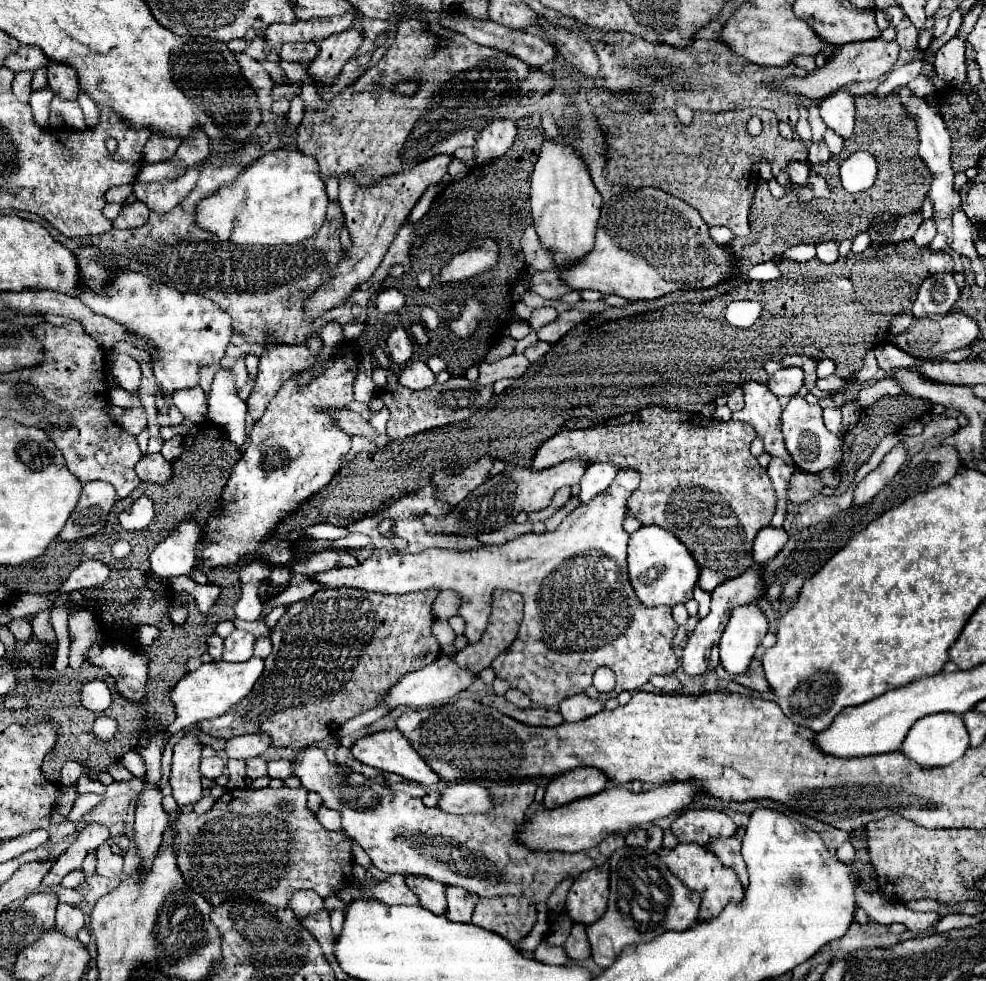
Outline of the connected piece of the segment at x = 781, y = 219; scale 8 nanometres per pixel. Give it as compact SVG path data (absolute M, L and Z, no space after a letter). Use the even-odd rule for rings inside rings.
M882 107L884 111L876 117L866 117L862 121L856 121L854 133L844 139L844 151L840 155L832 155L828 163L824 165L812 165L812 171L826 181L830 181L830 197L828 199L812 199L810 203L802 203L794 189L786 187L786 195L776 199L766 181L758 181L758 189L754 195L754 203L750 207L750 227L752 233L748 239L732 239L726 243L728 253L732 253L732 259L736 263L738 275L724 281L710 289L700 291L674 291L664 297L642 301L644 309L660 309L660 305L704 305L698 303L698 299L720 297L720 293L726 293L730 289L740 289L740 285L748 285L746 271L752 267L752 261L770 260L770 257L781 256L782 253L799 243L820 243L820 241L844 241L858 235L858 231L864 231L870 221L882 213L914 213L920 211L928 193L928 185L932 181L928 165L918 155L918 139L914 131L914 121L906 113L888 113L888 107ZM856 151L868 151L876 157L878 163L878 177L876 183L866 193L848 193L840 185L838 177L838 165L848 155Z

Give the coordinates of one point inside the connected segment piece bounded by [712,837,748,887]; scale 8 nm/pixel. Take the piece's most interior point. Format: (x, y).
(729, 851)

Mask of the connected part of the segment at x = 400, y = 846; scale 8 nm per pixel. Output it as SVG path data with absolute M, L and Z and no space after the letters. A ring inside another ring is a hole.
M306 749L294 757L294 775L300 777L302 787L322 795L324 805L340 809L342 827L354 841L368 853L374 867L384 873L400 873L412 877L428 877L444 885L460 885L480 897L512 895L526 897L536 905L536 929L524 935L518 943L522 951L532 953L540 939L548 933L548 897L560 879L572 875L578 877L582 871L593 868L595 861L583 855L602 855L606 863L612 853L624 847L620 833L608 835L600 845L578 851L532 851L518 841L520 825L526 825L526 810L534 801L536 785L532 779L490 787L494 799L500 799L490 815L452 815L442 809L430 809L422 799L414 799L402 791L392 791L386 785L362 779L360 773L344 773L340 765L330 765L322 749Z

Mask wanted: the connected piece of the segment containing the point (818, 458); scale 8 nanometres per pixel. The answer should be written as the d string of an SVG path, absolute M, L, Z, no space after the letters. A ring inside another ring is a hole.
M794 395L786 409L782 411L782 435L788 453L792 455L794 463L804 471L816 473L824 467L830 467L830 431L826 431L822 423L822 407L818 403L808 403L804 397Z

